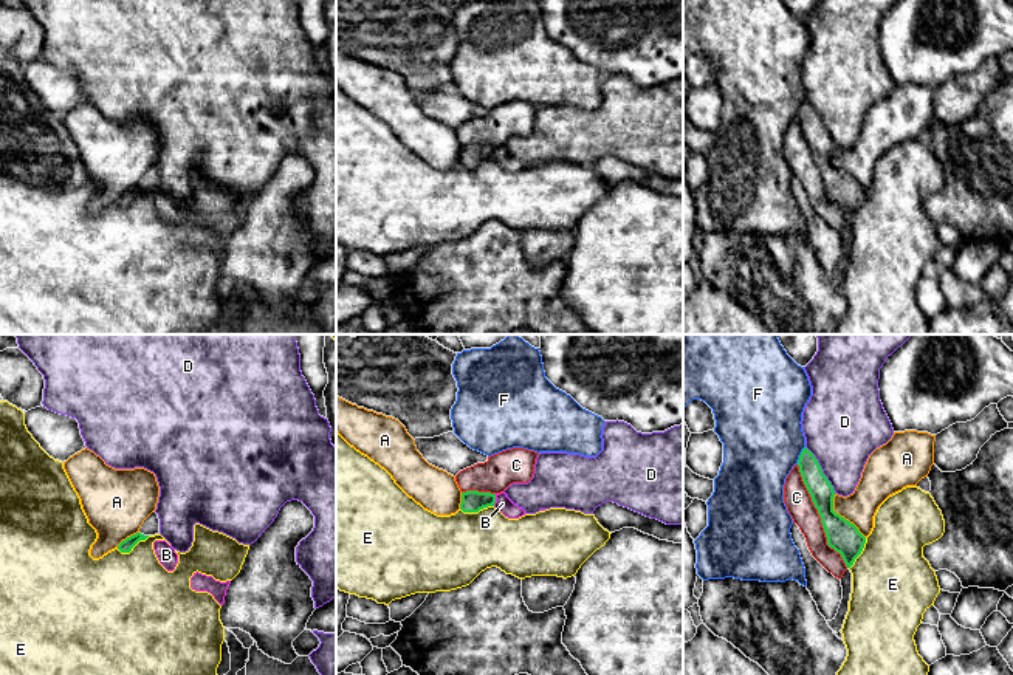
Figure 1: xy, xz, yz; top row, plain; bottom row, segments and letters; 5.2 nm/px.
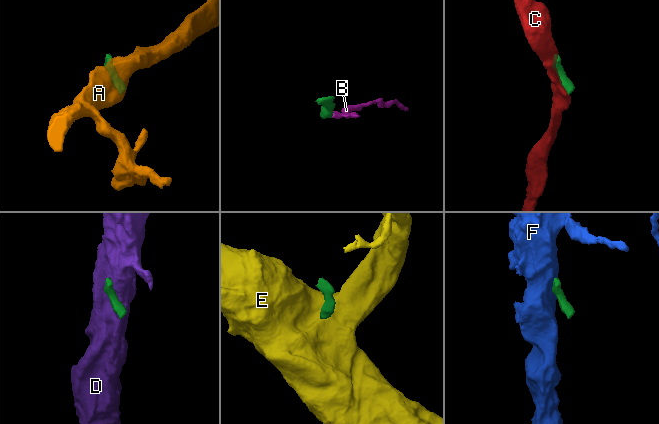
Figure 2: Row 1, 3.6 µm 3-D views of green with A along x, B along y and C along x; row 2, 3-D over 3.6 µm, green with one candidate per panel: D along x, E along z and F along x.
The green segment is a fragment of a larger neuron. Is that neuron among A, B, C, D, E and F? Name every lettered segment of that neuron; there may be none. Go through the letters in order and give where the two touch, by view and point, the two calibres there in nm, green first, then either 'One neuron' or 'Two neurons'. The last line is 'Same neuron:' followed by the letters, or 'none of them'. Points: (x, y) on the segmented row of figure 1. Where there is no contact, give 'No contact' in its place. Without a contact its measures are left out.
A: Touches green at yz (843, 517). Thickness 160 nm (green) against 180 nm. Two neurons
B: Touches green at xz (494, 500). Thickness 110 nm (green) against 80 nm. One neuron
C: Touches green at yz (820, 516). Thickness 160 nm (green) against 140 nm. Two neurons
D: Touches green at yz (821, 469). Thickness 120 nm (green) against 400 nm. Two neurons
E: Touches green at xy (132, 547). Thickness 70 nm (green) against 440 nm. Two neurons
F: Touches green at yz (800, 455). Thickness 120 nm (green) against 420 nm. Two neurons
Same neuron: B

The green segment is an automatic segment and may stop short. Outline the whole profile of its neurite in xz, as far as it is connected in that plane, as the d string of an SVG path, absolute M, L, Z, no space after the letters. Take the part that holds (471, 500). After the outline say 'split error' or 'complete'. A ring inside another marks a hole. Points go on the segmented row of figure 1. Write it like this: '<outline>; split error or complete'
M479 491L462 492L460 509L463 512L479 512L483 508L494 506L508 519L519 519L525 516L525 511L514 505L505 492L491 494Z; split error

